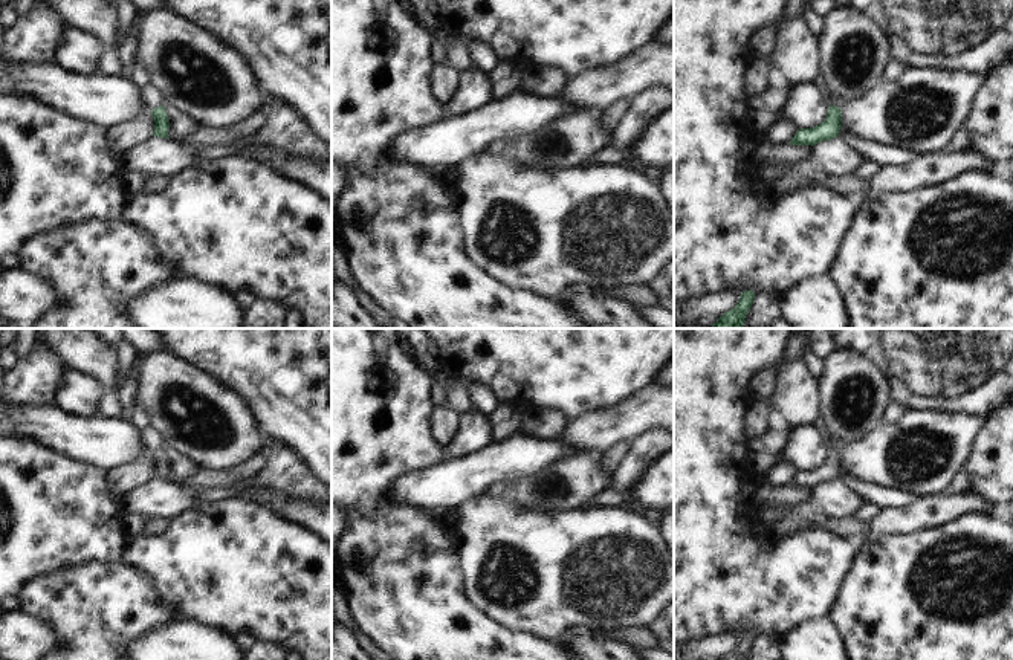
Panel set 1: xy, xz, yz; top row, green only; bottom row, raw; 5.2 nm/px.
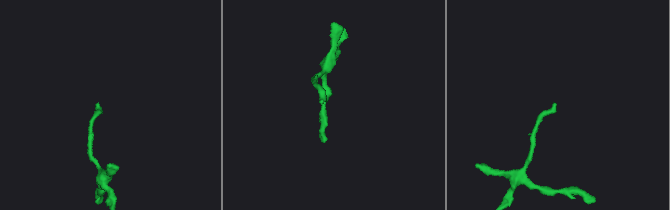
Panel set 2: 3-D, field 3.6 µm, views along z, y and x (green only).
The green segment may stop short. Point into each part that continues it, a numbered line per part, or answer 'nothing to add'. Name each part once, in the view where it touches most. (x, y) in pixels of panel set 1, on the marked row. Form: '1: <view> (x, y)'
1: xy (150, 97)

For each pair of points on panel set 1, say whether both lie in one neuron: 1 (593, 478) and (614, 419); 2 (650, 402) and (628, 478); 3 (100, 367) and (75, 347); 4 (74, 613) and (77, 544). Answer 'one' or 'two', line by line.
1: two
2: two
3: one
4: two

